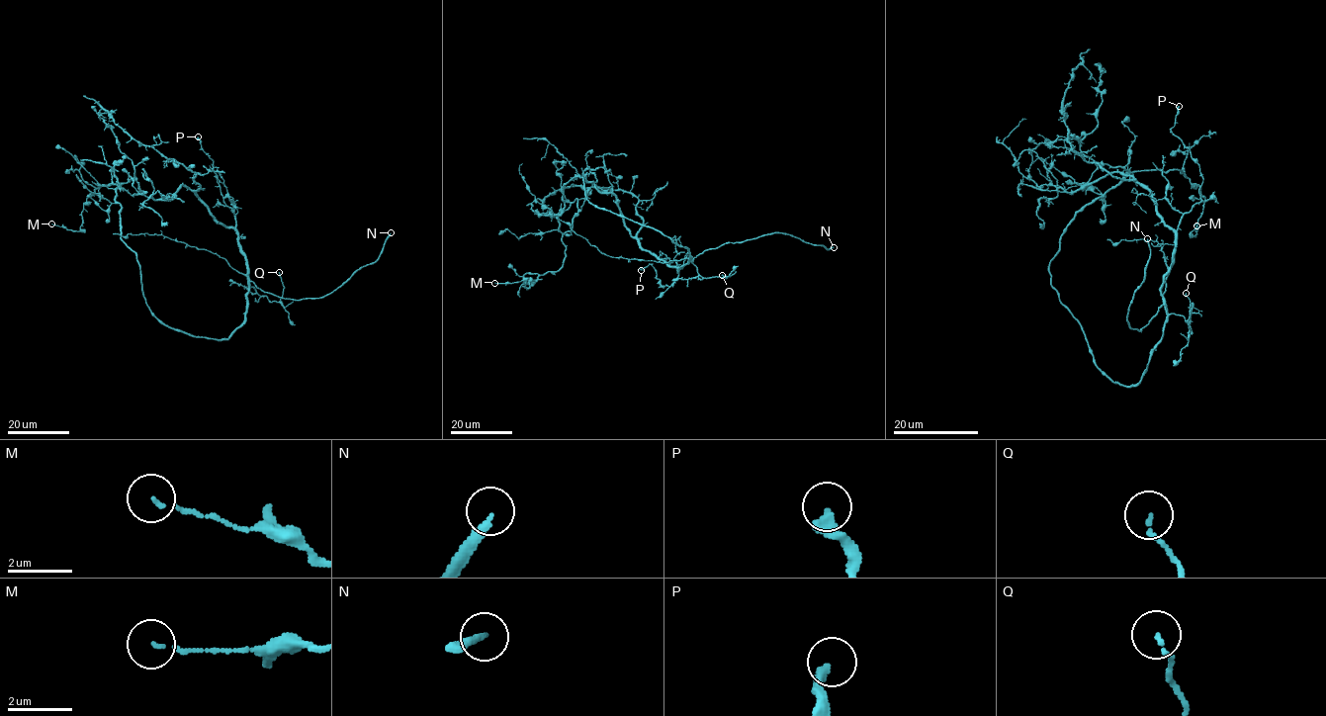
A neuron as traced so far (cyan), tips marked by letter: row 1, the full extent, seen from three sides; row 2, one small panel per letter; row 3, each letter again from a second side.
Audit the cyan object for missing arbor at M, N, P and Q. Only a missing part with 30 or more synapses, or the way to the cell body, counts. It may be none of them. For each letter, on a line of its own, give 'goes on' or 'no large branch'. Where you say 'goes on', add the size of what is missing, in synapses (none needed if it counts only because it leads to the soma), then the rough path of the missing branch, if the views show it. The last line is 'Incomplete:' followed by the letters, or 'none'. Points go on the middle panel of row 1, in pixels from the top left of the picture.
M: no large branch
N: goes on
P: no large branch
Q: no large branch
Incomplete: N

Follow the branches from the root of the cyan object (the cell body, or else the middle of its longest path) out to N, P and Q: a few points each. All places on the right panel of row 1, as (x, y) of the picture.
N: (1095, 362), (1112, 382), (1134, 386), (1162, 336), (1163, 305), (1140, 331), (1127, 321), (1150, 257), (1147, 238)
P: (1095, 362), (1134, 386), (1162, 336), (1162, 277), (1181, 218), (1201, 199), (1199, 165), (1171, 130), (1179, 106)
Q: (1095, 362), (1112, 382), (1134, 386), (1170, 314), (1182, 315), (1190, 324), (1189, 333), (1190, 300), (1186, 293)

